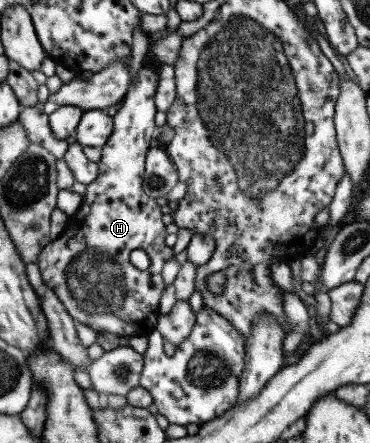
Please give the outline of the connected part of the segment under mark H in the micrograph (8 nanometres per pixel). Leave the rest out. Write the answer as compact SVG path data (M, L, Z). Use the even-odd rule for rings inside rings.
M147 62L138 75L130 82L126 95L123 96L118 112L113 116L113 131L108 142L102 146L98 161L99 177L89 183L83 195L79 211L68 218L65 231L57 239L51 240L39 254L39 266L44 286L49 286L61 300L68 314L85 323L99 333L114 333L120 337L148 336L156 329L159 312L159 299L165 284L161 278L161 269L174 255L173 247L165 244L166 225L161 220L161 206L155 199L145 195L142 185L145 179L146 155L155 144L159 127L155 124L155 103L159 66ZM133 249L143 249L149 255L150 265L144 271L131 264L129 253Z

